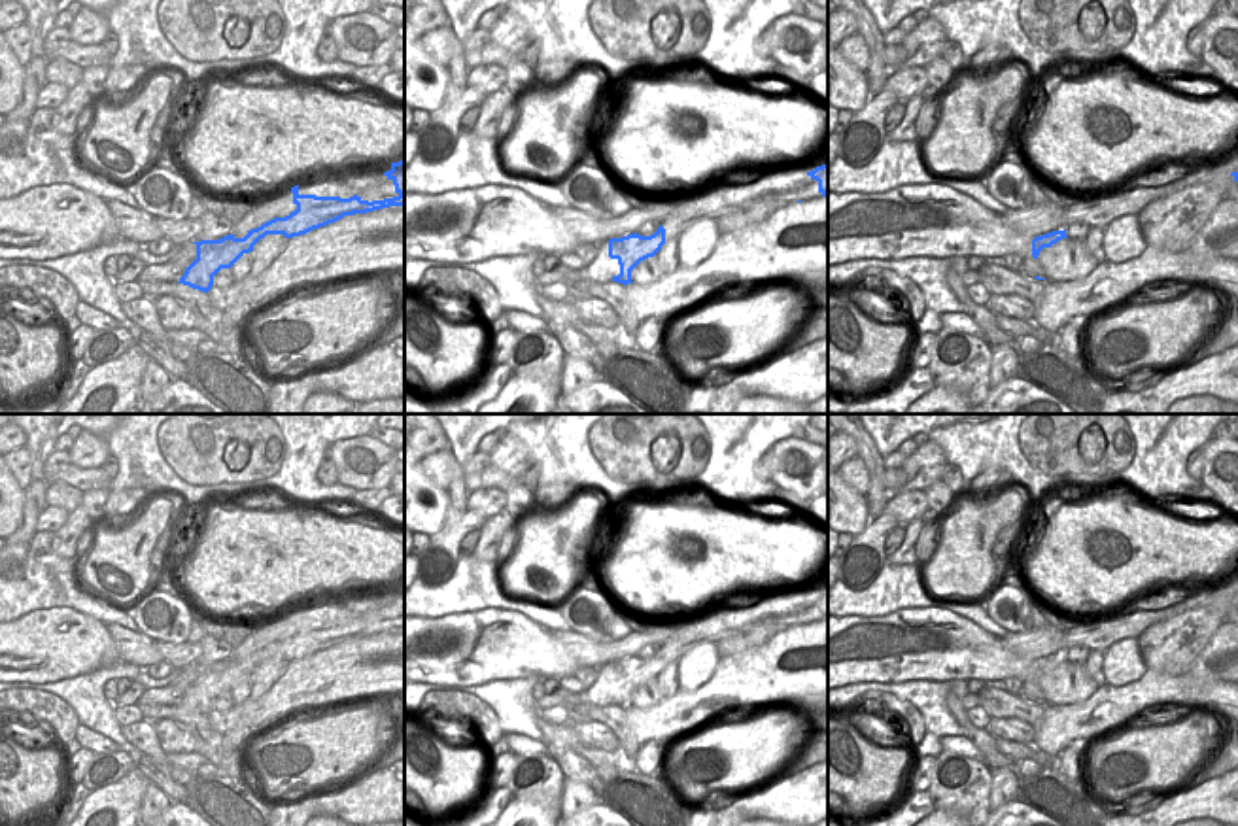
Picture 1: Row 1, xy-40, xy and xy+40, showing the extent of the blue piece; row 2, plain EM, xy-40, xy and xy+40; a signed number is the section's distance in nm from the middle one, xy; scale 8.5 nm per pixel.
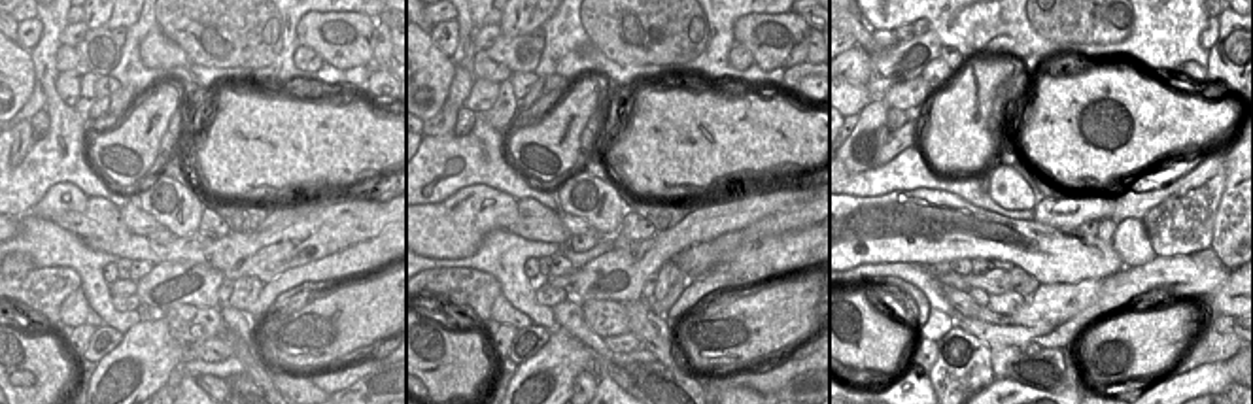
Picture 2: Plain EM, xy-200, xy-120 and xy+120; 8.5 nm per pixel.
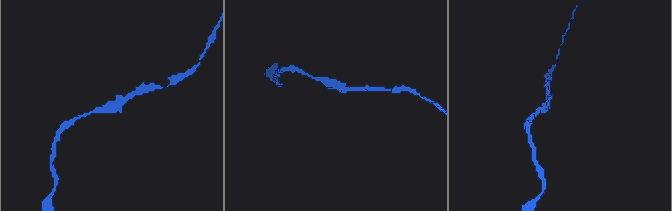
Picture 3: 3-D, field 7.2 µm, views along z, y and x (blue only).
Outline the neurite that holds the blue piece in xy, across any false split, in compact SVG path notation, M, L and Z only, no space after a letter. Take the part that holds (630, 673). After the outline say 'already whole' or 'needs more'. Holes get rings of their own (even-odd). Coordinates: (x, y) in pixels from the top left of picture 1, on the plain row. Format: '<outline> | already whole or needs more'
M660 648L658 654L650 660L641 660L637 656L610 662L609 663L609 680L616 682L620 688L620 697L612 699L612 705L633 707L631 694L645 682L654 680L665 667L665 652Z | already whole

